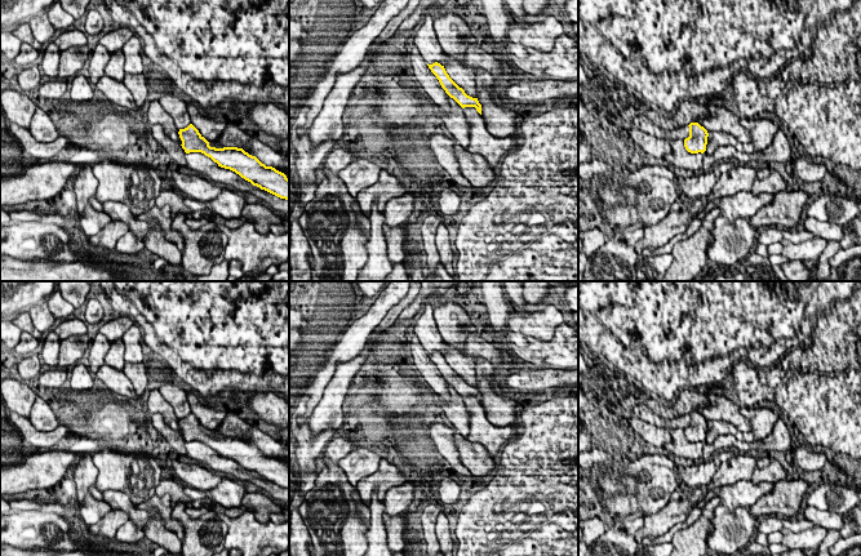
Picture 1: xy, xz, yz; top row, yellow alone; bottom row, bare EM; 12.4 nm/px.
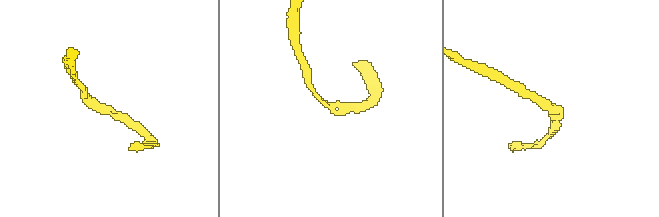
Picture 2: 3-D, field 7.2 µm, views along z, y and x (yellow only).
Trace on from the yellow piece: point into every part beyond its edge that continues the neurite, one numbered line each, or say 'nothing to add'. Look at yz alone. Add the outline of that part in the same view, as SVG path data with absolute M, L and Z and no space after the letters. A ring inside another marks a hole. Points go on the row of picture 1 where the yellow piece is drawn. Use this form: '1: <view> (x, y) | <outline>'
nothing to add

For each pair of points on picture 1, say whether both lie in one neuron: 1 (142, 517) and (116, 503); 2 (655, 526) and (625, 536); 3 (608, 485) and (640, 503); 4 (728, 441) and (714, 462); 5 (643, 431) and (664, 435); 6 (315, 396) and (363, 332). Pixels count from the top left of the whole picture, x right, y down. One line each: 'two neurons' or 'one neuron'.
1: one neuron
2: two neurons
3: two neurons
4: two neurons
5: one neuron
6: one neuron

